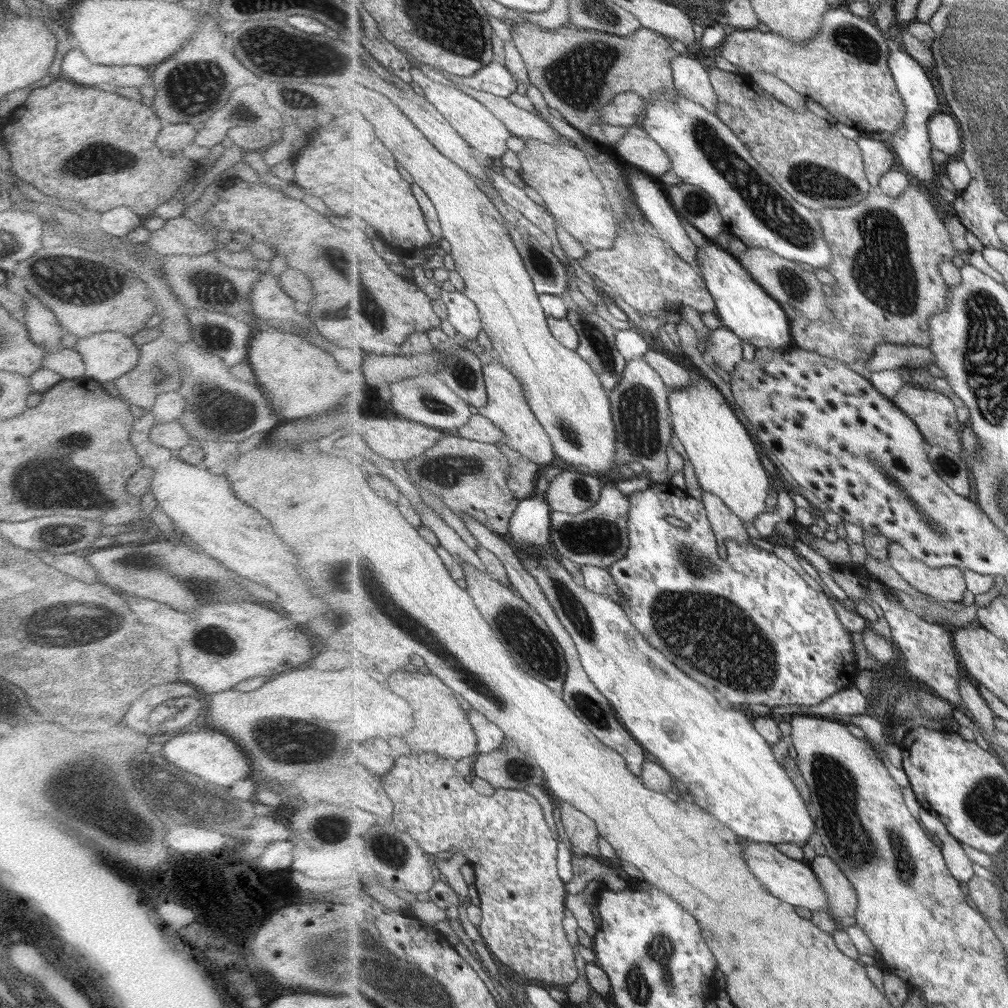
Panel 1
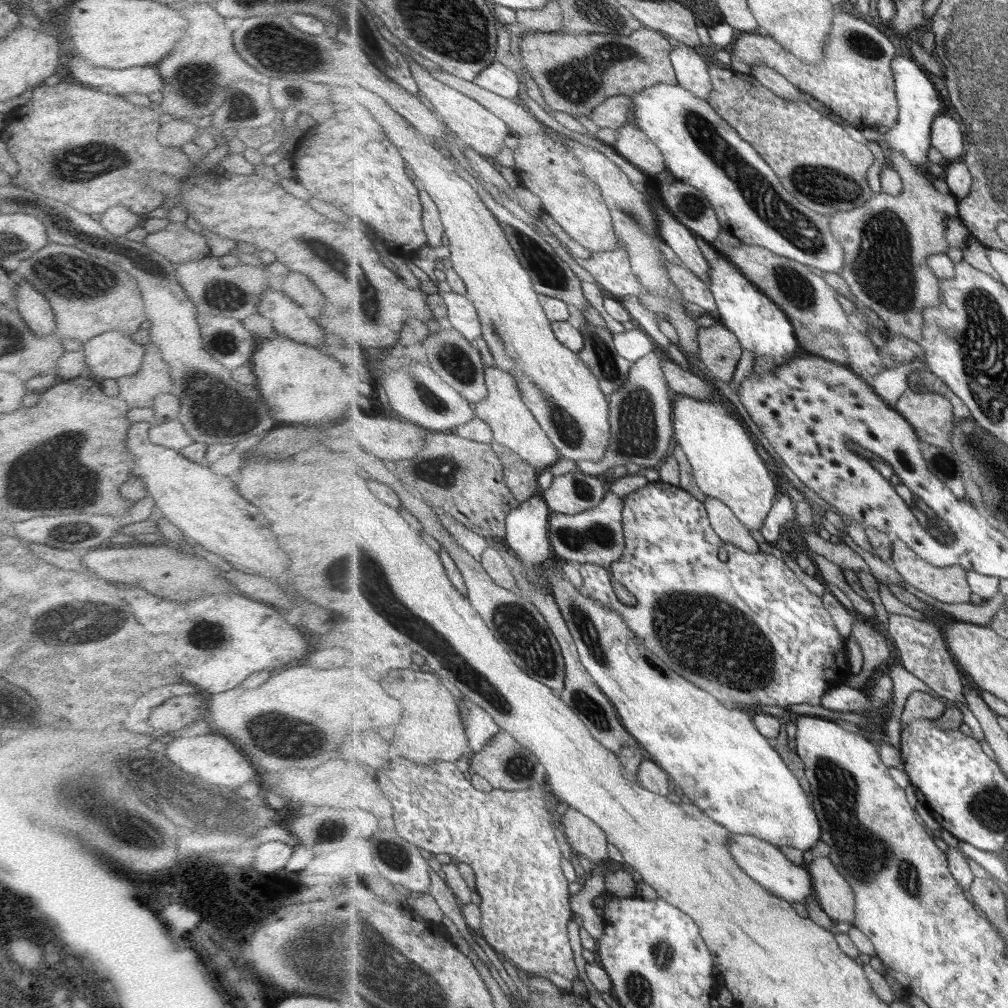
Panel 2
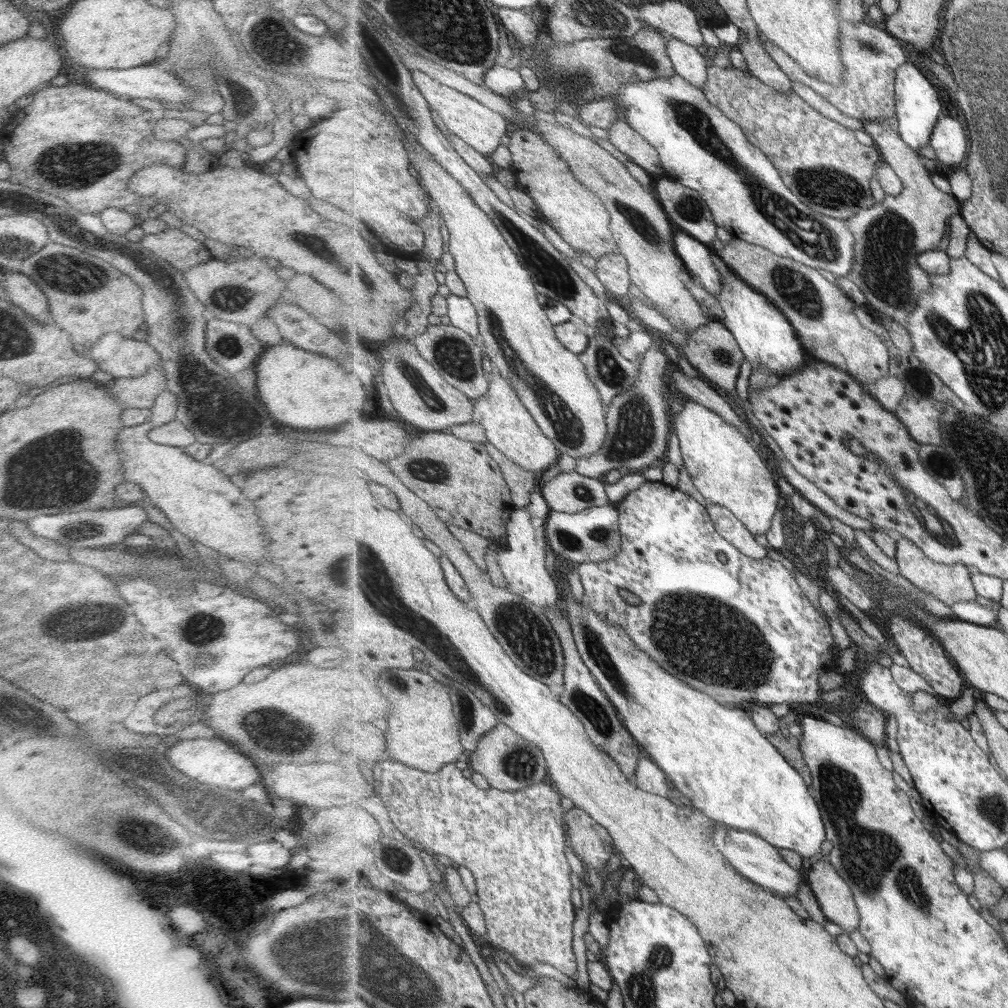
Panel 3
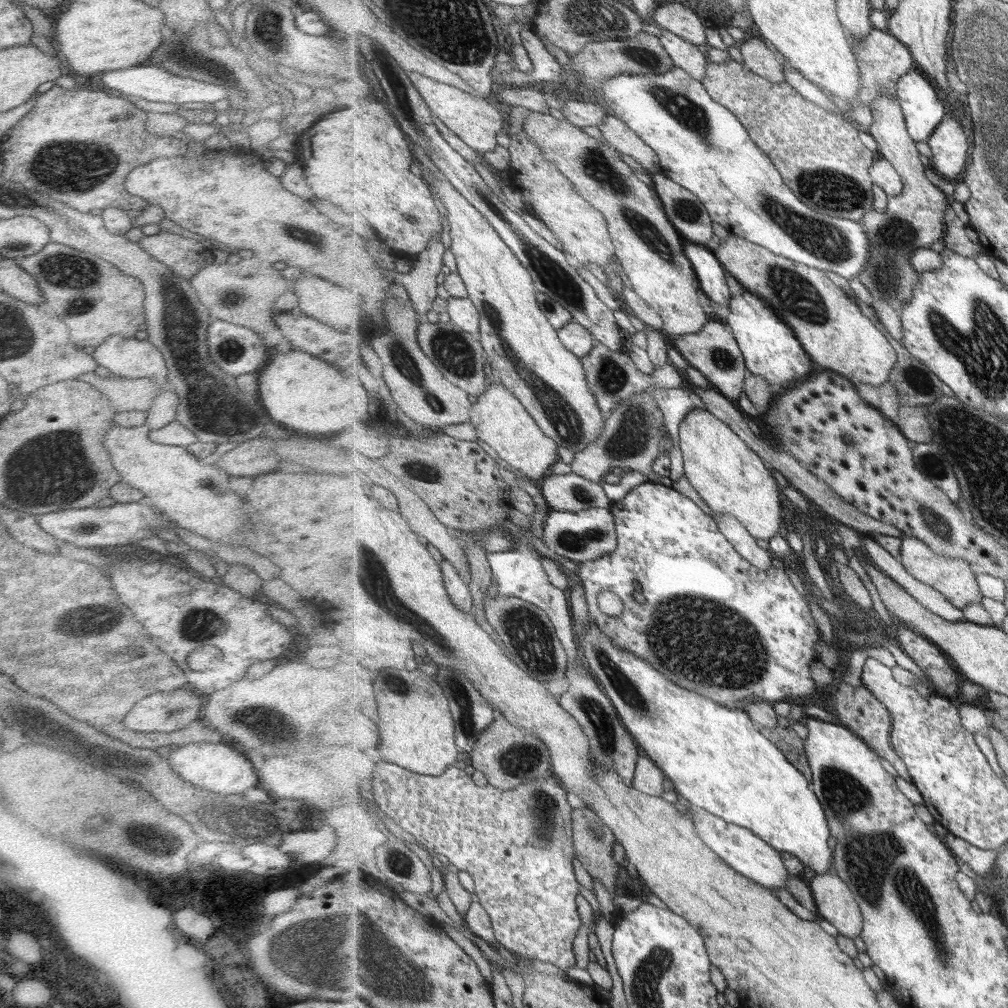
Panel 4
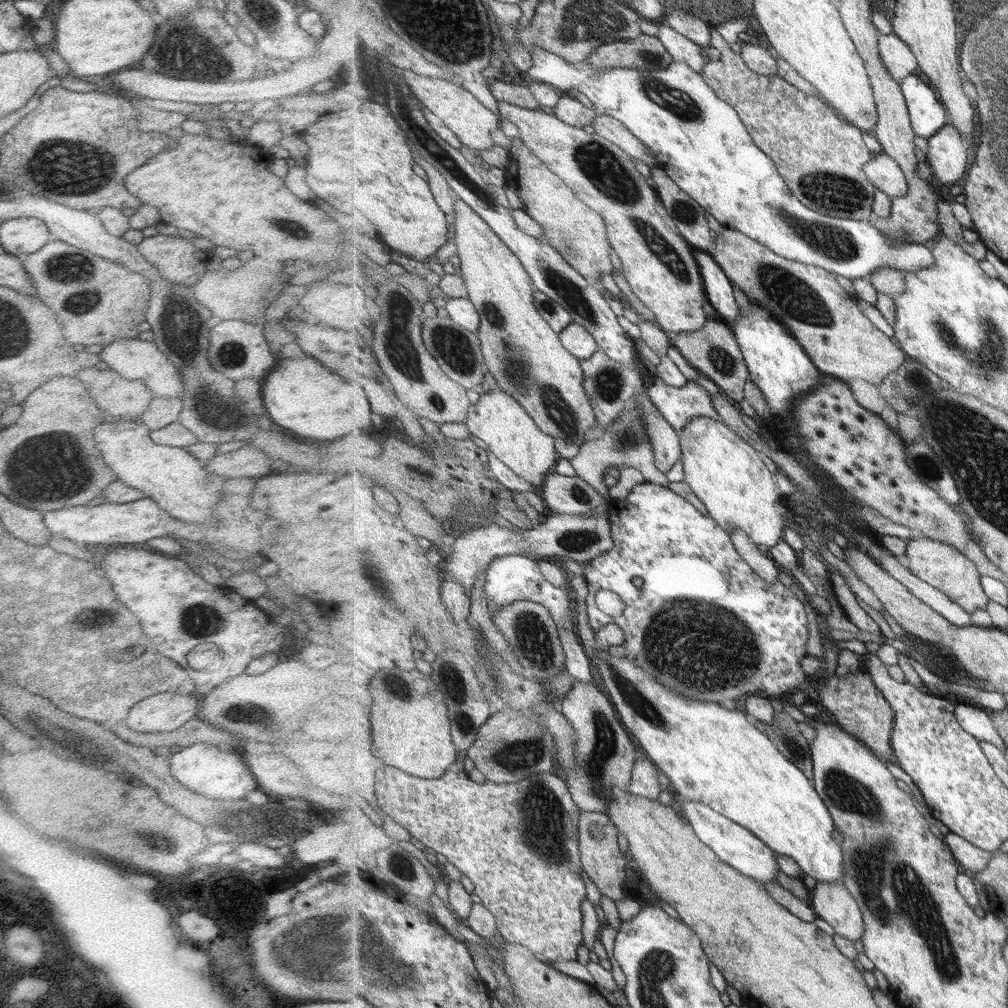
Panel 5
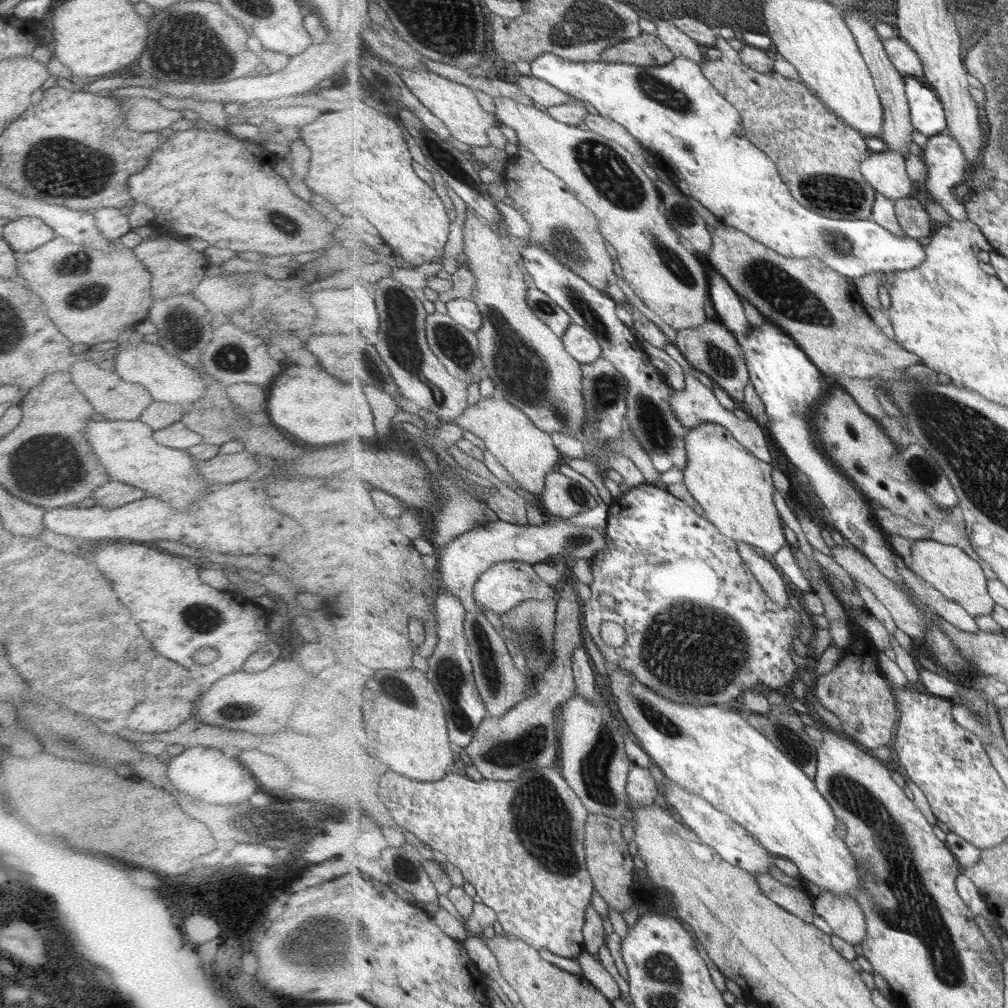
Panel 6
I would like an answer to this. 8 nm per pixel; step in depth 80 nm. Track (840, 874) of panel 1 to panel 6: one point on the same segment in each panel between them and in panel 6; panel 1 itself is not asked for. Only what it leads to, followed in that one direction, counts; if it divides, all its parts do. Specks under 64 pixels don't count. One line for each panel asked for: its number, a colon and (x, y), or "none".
2: (838, 899)
3: (836, 897)
4: (836, 902)
5: (832, 901)
6: (845, 915)

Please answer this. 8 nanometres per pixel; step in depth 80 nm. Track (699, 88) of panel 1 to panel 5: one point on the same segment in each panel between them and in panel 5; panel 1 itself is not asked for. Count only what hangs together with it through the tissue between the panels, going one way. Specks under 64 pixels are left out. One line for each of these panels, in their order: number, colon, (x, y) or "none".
2: (692, 72)
3: (688, 62)
4: (693, 59)
5: (682, 49)

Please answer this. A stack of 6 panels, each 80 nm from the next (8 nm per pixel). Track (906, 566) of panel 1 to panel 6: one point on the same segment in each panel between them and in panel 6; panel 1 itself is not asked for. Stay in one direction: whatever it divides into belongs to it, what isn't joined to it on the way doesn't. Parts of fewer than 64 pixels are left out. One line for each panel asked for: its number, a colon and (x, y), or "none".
2: (950, 585)
3: (951, 584)
4: (953, 577)
5: (944, 567)
6: (958, 577)

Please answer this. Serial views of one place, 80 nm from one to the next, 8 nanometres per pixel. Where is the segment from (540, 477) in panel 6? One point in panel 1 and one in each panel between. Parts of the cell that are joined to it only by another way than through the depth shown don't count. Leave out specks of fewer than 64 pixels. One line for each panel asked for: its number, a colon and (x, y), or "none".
1: (508, 407)
2: (514, 424)
3: (510, 426)
4: (502, 421)
5: (497, 418)

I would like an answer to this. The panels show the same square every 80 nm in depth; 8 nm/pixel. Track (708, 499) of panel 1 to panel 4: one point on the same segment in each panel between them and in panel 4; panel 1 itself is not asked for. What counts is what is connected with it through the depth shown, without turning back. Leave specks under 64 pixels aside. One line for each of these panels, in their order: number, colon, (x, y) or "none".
2: (732, 531)
3: (729, 526)
4: (737, 533)

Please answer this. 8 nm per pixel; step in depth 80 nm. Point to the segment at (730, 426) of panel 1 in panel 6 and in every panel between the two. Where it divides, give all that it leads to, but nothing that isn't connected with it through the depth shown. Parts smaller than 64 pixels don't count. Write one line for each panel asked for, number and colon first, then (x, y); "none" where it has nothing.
2: (726, 465)
3: (727, 469)
4: (727, 473)
5: (725, 472)
6: (735, 489)

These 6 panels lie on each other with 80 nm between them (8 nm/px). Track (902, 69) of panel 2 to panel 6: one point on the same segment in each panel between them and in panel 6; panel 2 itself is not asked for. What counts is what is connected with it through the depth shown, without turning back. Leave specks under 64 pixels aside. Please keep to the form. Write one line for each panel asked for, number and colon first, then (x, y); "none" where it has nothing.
3: (918, 105)
4: (924, 111)
5: (928, 114)
6: (929, 118)

